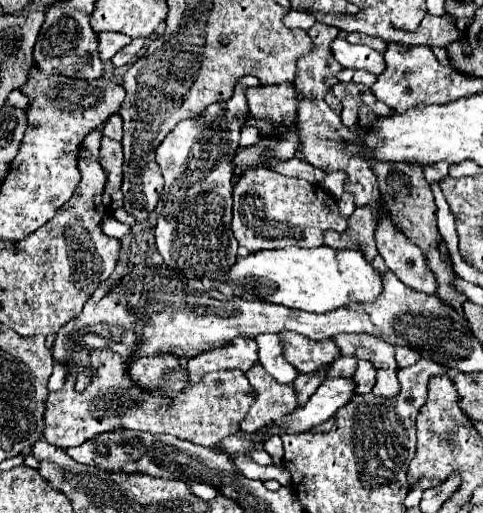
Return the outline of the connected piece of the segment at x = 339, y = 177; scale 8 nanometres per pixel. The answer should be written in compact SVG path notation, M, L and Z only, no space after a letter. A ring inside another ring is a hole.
M328 172L322 180L322 188L326 188L332 196L340 198L344 192L344 182L346 182L346 172Z

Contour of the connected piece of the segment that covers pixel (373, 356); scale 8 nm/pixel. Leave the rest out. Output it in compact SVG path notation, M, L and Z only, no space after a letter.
M338 334L332 336L334 344L338 344L338 350L342 356L356 356L362 360L368 360L374 364L376 370L382 372L396 372L396 360L394 360L394 346L386 344L382 338L370 336L370 334Z

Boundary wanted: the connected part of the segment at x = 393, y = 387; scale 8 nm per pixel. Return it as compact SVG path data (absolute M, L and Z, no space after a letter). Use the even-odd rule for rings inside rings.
M376 376L376 384L372 392L384 398L394 398L398 394L398 378L396 376Z

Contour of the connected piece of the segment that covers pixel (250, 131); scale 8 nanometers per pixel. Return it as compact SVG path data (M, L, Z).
M246 126L246 128L242 128L242 138L240 138L240 148L248 148L248 146L254 146L256 142L258 142L258 132L256 132L256 128L252 128L252 126Z

